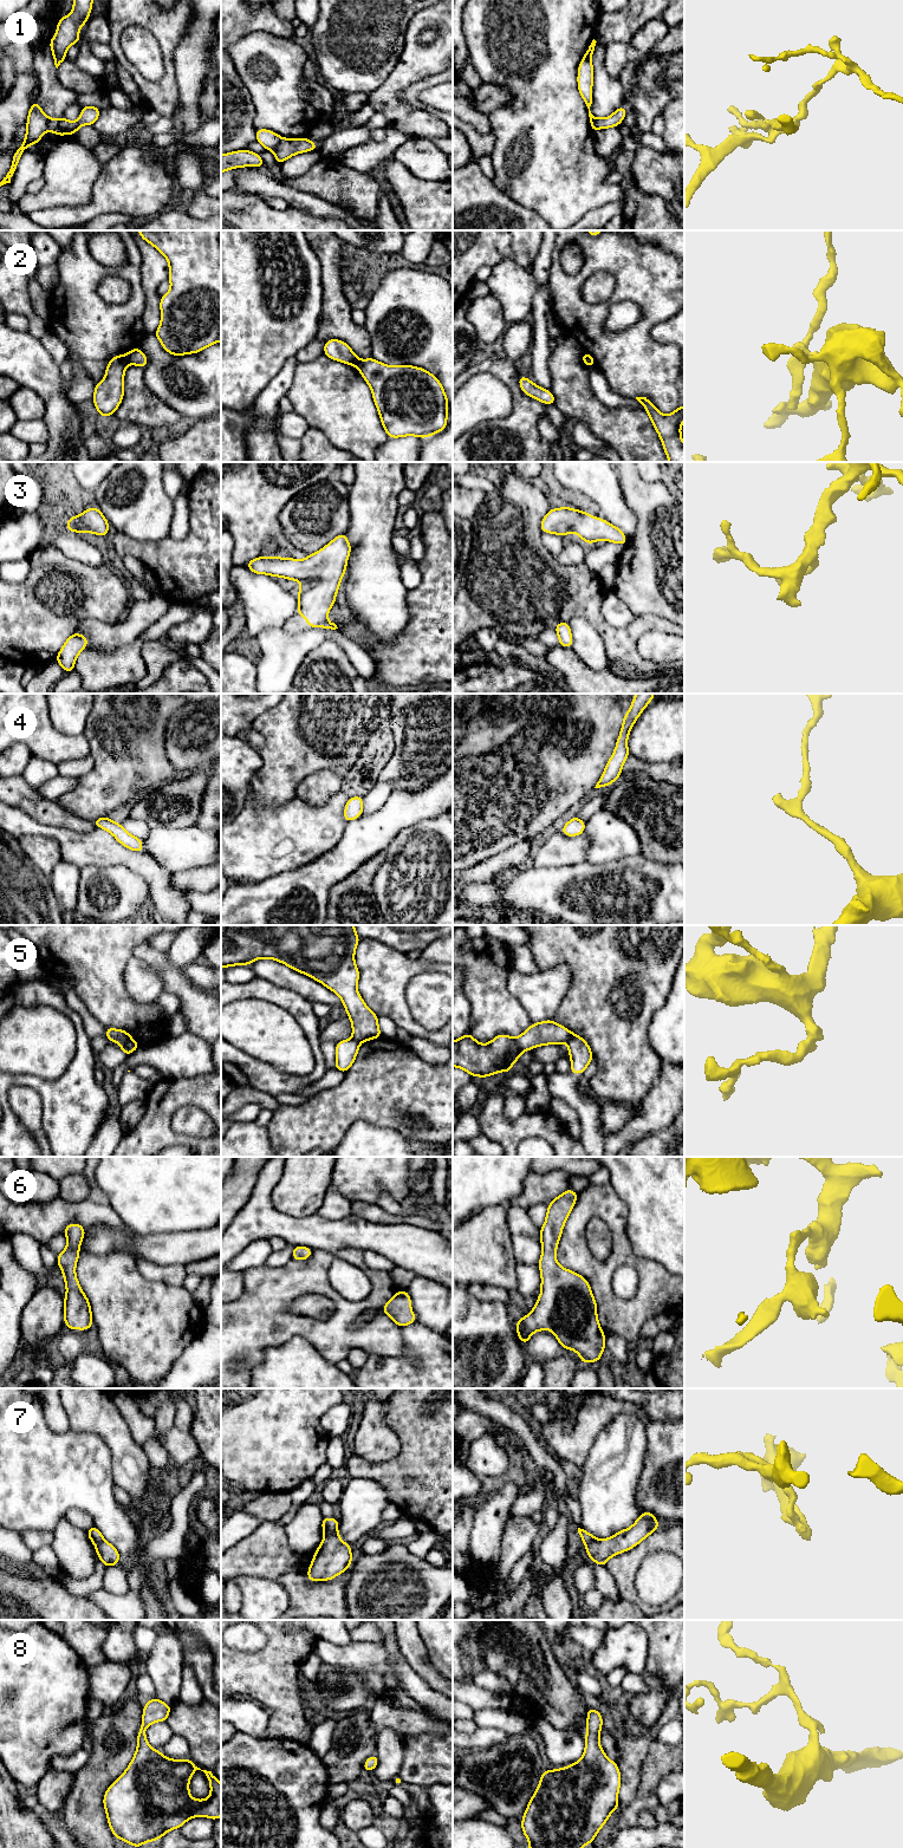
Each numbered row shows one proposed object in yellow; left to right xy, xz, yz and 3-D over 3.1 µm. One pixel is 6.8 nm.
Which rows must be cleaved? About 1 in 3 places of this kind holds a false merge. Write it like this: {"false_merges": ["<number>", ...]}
{"false_merges": ["1", "2", "5", "7"]}

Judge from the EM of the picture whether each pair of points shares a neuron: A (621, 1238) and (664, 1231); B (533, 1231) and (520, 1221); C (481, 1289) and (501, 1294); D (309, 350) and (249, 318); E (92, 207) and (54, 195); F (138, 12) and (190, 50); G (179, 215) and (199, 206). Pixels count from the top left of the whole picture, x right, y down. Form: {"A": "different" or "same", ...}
{"A": "different", "B": "same", "C": "same", "D": "different", "E": "different", "F": "different", "G": "different"}

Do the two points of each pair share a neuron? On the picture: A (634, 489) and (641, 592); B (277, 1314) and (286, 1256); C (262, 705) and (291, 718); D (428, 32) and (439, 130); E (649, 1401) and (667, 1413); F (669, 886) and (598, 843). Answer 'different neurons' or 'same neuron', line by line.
A: same neuron
B: different neurons
C: different neurons
D: same neuron
E: same neuron
F: different neurons

